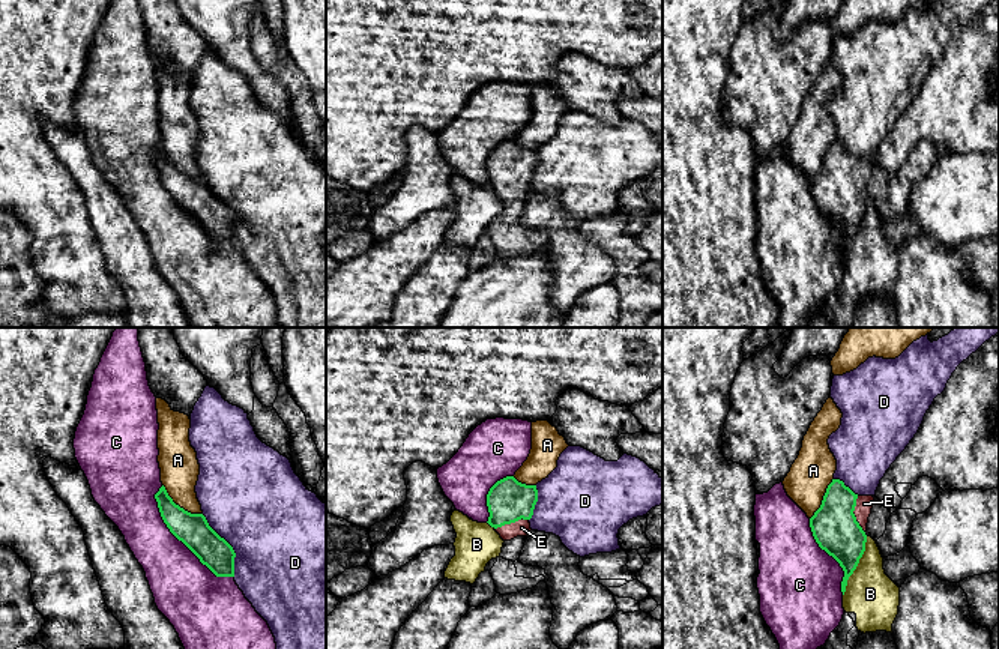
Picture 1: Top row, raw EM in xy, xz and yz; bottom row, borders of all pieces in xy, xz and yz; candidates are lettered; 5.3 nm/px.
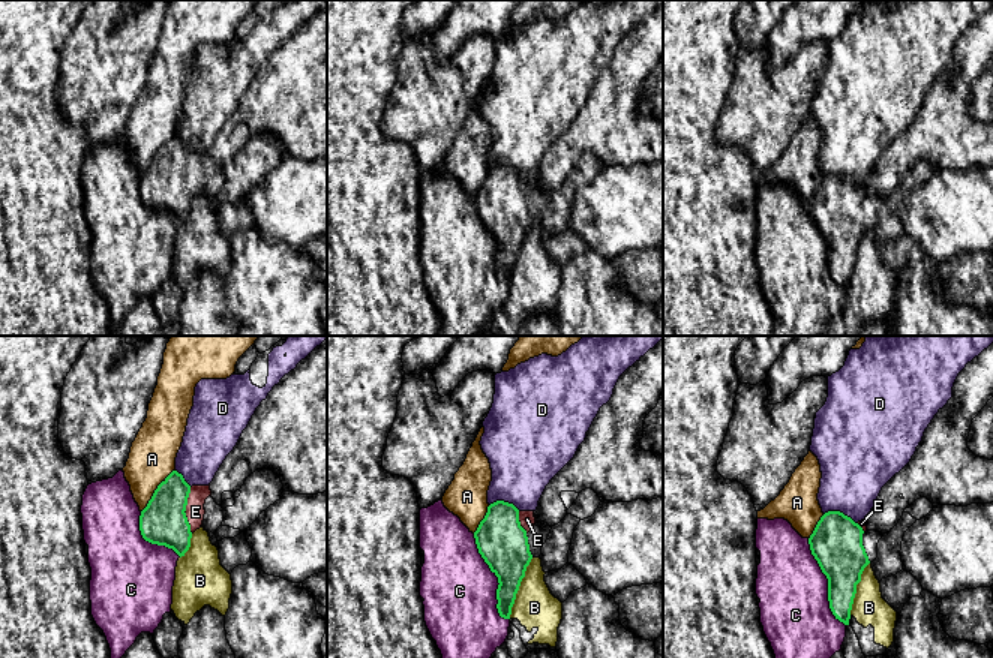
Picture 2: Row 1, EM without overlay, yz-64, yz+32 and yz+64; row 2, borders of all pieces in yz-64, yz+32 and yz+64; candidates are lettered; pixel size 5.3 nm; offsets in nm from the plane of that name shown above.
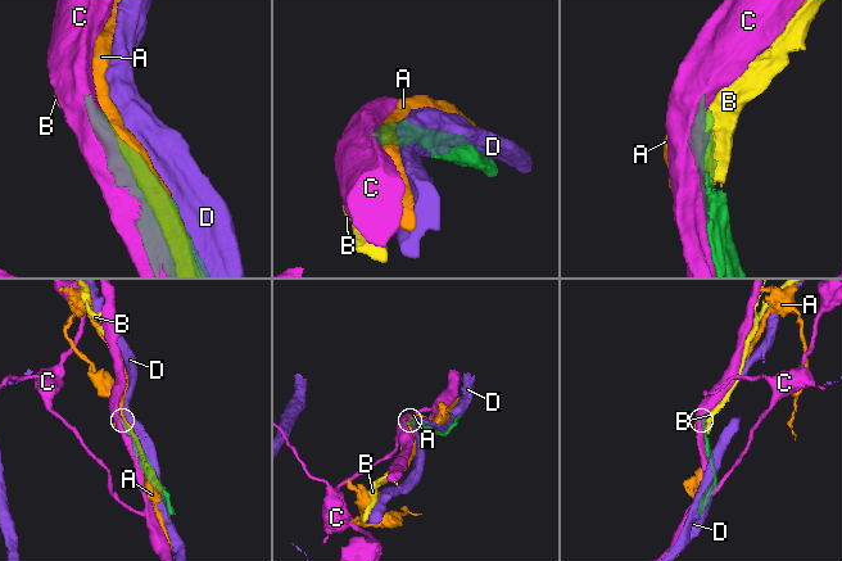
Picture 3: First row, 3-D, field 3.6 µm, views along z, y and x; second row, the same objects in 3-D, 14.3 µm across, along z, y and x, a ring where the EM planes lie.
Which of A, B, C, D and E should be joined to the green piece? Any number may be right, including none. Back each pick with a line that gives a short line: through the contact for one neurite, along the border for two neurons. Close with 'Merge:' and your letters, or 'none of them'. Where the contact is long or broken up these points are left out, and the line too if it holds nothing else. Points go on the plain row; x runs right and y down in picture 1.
Merge: E

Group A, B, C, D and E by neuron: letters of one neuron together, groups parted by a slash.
A / B / C / D / E

